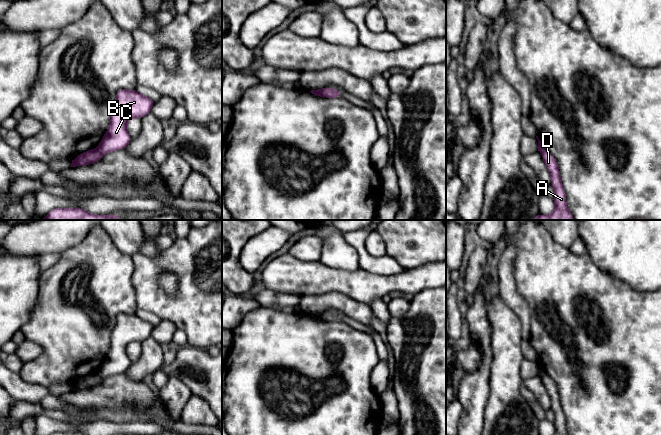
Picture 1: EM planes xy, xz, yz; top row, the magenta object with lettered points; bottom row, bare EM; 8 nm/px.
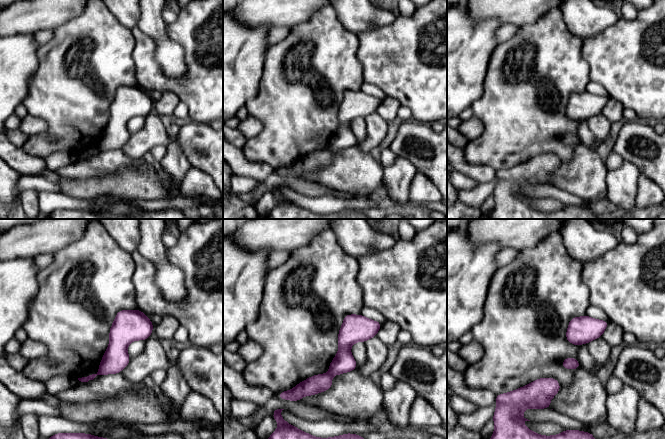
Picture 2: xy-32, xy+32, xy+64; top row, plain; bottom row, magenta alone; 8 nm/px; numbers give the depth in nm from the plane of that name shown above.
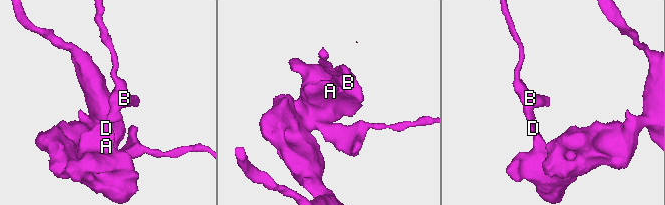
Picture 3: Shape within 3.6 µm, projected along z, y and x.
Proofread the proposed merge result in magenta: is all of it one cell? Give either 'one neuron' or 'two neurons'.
two neurons

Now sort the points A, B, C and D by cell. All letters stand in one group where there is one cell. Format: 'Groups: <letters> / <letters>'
Groups: A D / B C

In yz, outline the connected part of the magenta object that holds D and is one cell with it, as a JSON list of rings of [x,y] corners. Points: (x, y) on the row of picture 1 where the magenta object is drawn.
[[[546,149],[540,151],[540,153],[542,155],[546,167],[550,172],[551,186],[555,190],[555,196],[553,198],[555,202],[555,209],[549,215],[539,214],[532,220],[574,220],[566,204],[566,194],[563,189],[557,161],[554,159],[552,154],[549,153]]]

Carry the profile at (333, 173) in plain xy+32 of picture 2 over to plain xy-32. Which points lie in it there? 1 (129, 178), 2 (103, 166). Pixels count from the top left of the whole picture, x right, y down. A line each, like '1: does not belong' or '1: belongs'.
1: does not belong
2: belongs

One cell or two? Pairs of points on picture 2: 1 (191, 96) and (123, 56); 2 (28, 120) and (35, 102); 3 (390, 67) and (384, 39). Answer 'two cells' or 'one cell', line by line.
1: two cells
2: two cells
3: one cell

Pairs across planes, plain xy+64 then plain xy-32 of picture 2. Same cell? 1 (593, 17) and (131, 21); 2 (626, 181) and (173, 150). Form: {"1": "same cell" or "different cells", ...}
{"1": "same cell", "2": "same cell"}

